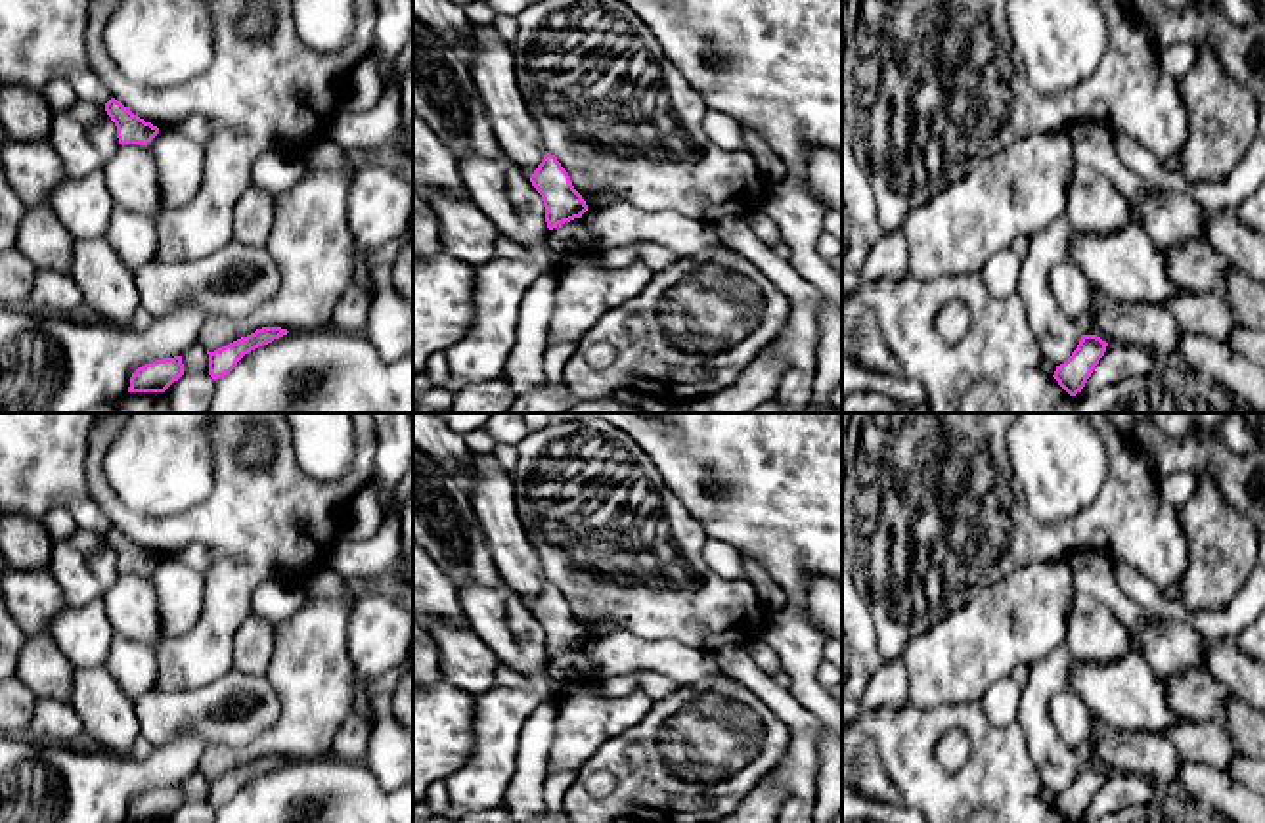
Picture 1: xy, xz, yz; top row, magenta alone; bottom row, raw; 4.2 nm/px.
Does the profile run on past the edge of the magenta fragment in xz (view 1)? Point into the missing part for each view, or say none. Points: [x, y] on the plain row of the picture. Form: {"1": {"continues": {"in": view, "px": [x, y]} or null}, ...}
{"1": {"continues": null}}

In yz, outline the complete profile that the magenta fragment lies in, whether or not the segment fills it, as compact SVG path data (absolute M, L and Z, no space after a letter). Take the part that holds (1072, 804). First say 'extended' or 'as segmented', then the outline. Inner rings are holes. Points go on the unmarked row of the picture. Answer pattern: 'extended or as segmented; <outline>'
as segmented; M1081 764L1077 777L1064 792L1056 794L1053 806L1068 823L1081 821L1106 775L1108 771L1097 764Z

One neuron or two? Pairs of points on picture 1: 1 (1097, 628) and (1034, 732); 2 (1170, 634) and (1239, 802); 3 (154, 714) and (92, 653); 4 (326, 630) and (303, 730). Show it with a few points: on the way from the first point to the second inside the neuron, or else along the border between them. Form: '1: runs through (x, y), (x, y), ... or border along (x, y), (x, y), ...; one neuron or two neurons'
1: border along (1065, 644), (1072, 655), (1068, 688); two neurons
2: runs through (1174, 676), (1174, 691), (1218, 735), (1218, 760); one neuron
3: border along (157, 688), (134, 701), (140, 732); two neurons
4: runs through (312, 655), (312, 705); one neuron

